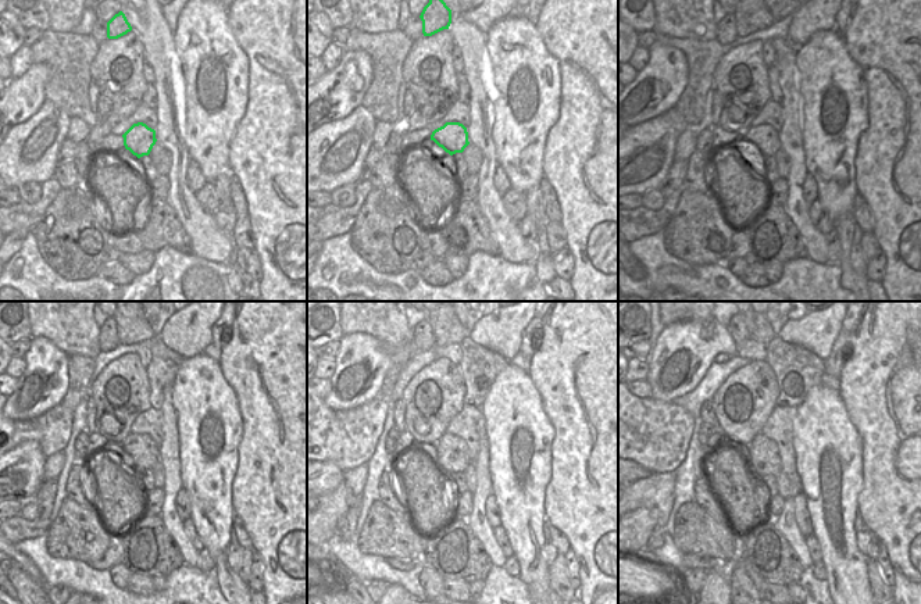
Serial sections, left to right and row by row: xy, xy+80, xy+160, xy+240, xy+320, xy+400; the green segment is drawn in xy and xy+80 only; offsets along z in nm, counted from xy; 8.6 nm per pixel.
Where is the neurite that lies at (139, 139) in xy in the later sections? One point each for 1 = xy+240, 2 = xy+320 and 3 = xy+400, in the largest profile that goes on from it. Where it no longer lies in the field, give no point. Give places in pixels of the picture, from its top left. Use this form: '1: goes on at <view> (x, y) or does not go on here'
1: goes on at xy+240 (140, 451)
2: goes on at xy+320 (452, 456)
3: goes on at xy+400 (763, 456)

